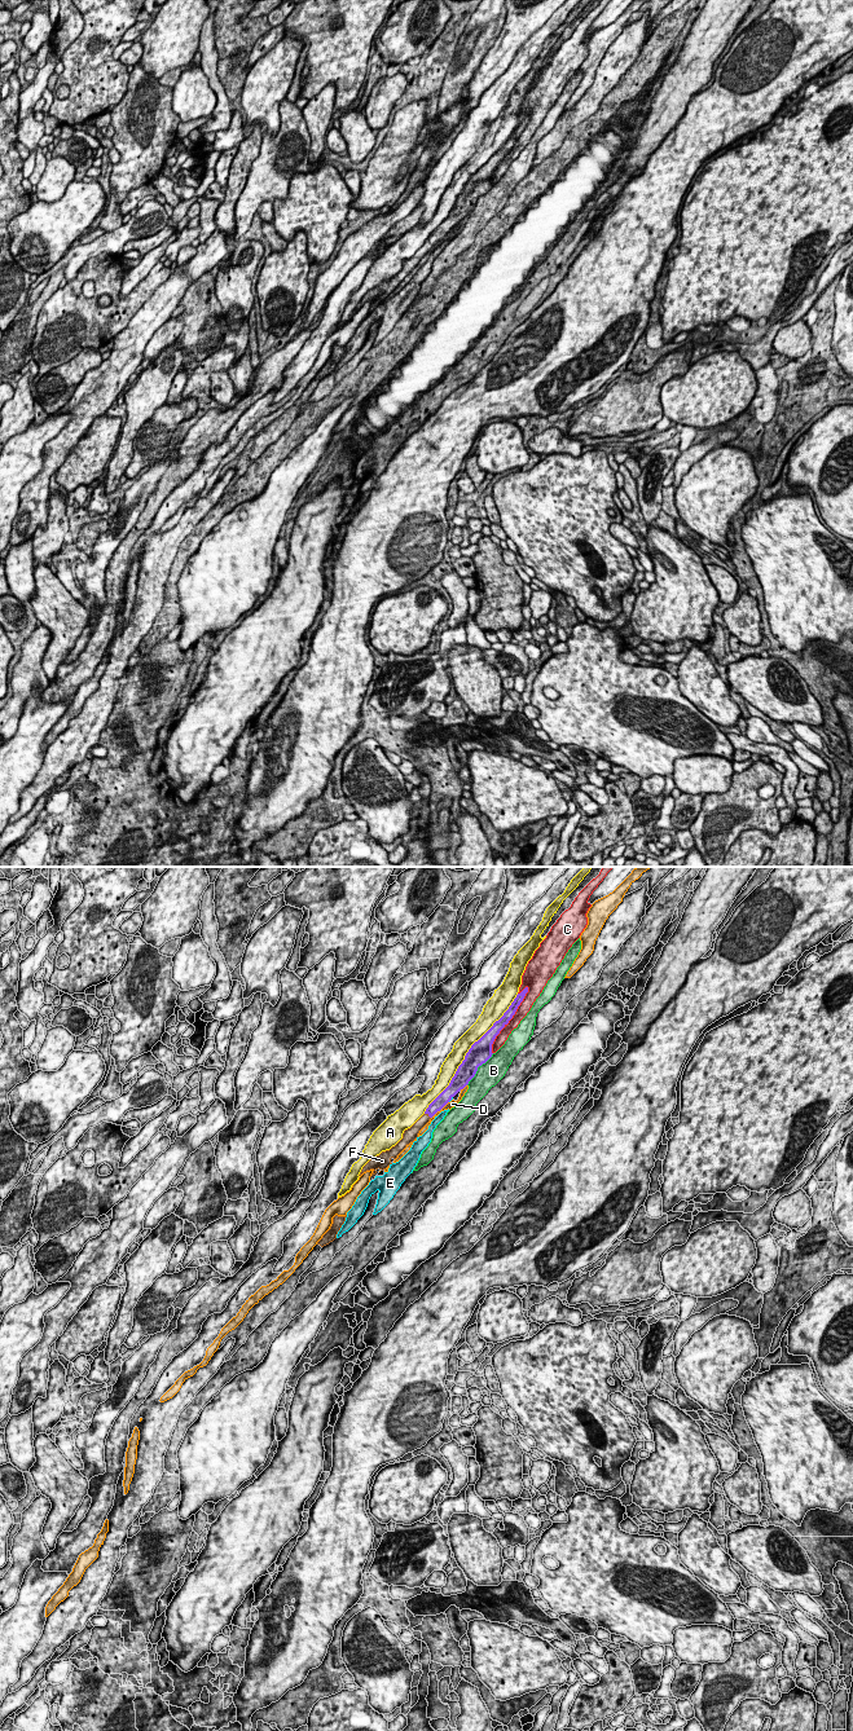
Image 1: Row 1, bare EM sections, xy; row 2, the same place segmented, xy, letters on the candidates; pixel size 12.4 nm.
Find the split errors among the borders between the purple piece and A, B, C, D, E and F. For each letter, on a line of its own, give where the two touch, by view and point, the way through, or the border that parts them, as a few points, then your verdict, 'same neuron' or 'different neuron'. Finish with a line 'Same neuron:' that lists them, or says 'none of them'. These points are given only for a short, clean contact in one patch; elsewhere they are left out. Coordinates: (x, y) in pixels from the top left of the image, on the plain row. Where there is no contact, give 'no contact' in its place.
A: contact xy (466, 184); different neuron
B: contact xy (476, 199); different neuron
C: contact xy (510, 149); different neuron
D: contact xy (439, 241); different neuron
E: contact xy (451, 229); different neuron
F: contact xy (429, 246); way xy (442, 230), (429, 246), (414, 260); same neuron
Same neuron: F

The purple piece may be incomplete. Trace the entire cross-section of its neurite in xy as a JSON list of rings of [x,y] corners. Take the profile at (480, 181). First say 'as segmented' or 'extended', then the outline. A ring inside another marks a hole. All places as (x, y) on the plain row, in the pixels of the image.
extended; [[[528,118],[516,125],[504,146],[496,151],[478,172],[471,176],[449,216],[428,235],[425,245],[410,259],[404,261],[403,269],[390,281],[382,282],[379,286],[370,290],[362,298],[359,307],[370,300],[373,301],[373,307],[377,304],[378,299],[383,301],[392,295],[391,290],[396,290],[397,286],[418,268],[419,261],[430,252],[430,250],[469,215],[469,212],[475,207],[478,198],[492,188],[492,175],[496,167],[513,149],[527,123]]]

